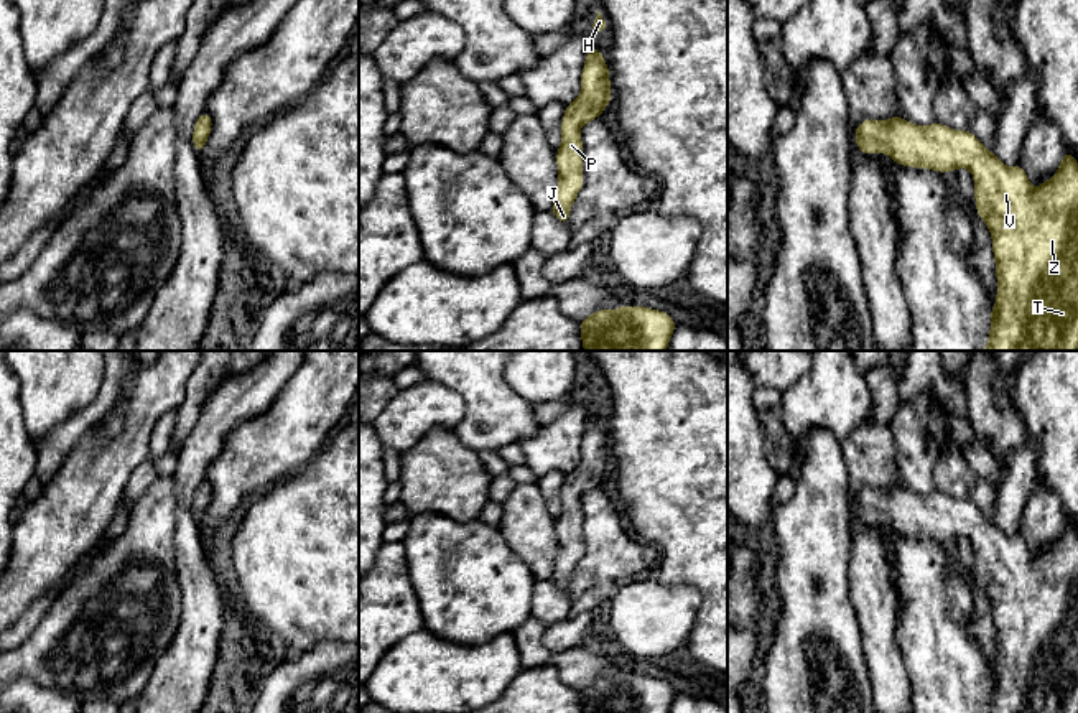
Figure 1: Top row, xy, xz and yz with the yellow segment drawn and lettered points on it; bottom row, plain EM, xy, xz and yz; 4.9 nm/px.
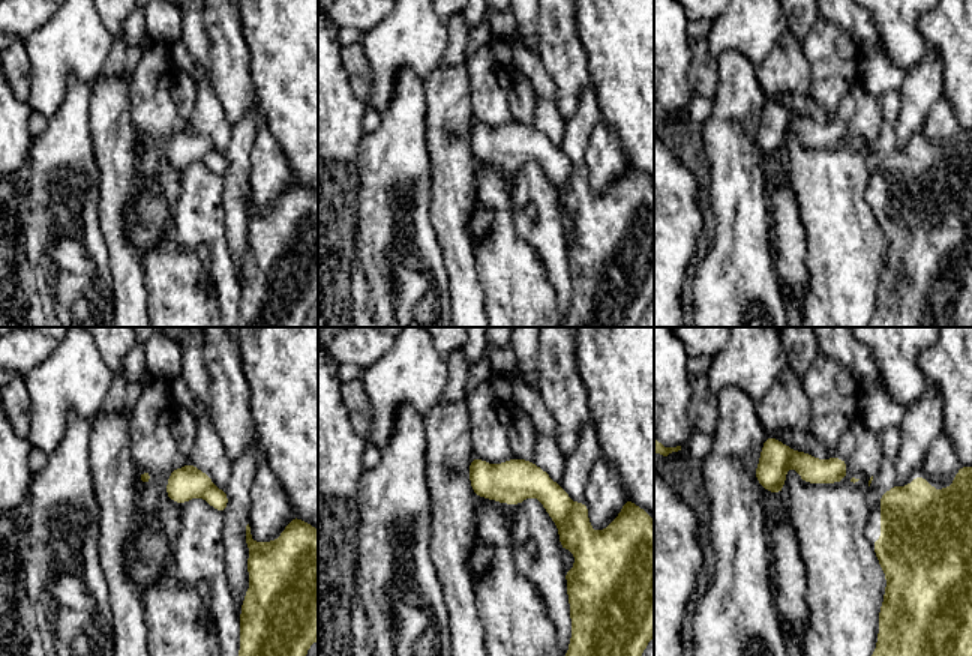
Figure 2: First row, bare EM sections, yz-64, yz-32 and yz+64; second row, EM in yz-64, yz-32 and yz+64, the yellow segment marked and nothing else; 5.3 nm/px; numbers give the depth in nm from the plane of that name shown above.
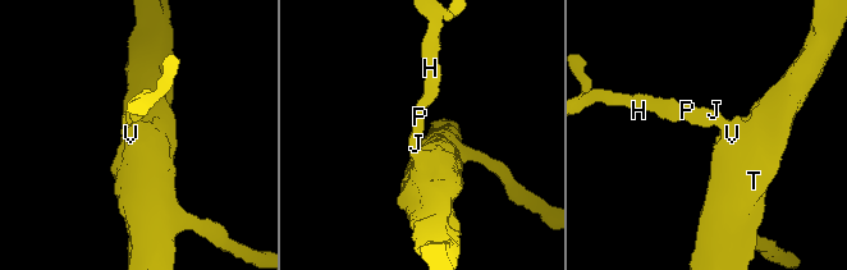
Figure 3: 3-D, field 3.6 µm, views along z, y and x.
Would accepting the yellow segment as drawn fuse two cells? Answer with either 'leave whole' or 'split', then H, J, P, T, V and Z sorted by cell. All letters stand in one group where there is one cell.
leave whole | H J P T V Z

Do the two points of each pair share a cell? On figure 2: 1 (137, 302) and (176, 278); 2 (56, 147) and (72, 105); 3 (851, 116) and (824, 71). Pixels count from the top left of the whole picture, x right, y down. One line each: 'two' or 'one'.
1: two
2: one
3: two

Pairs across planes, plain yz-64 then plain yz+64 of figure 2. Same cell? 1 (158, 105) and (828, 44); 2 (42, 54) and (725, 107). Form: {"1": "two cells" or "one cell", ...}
{"1": "one cell", "2": "two cells"}

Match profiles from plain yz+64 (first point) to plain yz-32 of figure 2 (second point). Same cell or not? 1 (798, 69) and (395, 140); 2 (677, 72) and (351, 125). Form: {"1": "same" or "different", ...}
{"1": "different", "2": "same"}

